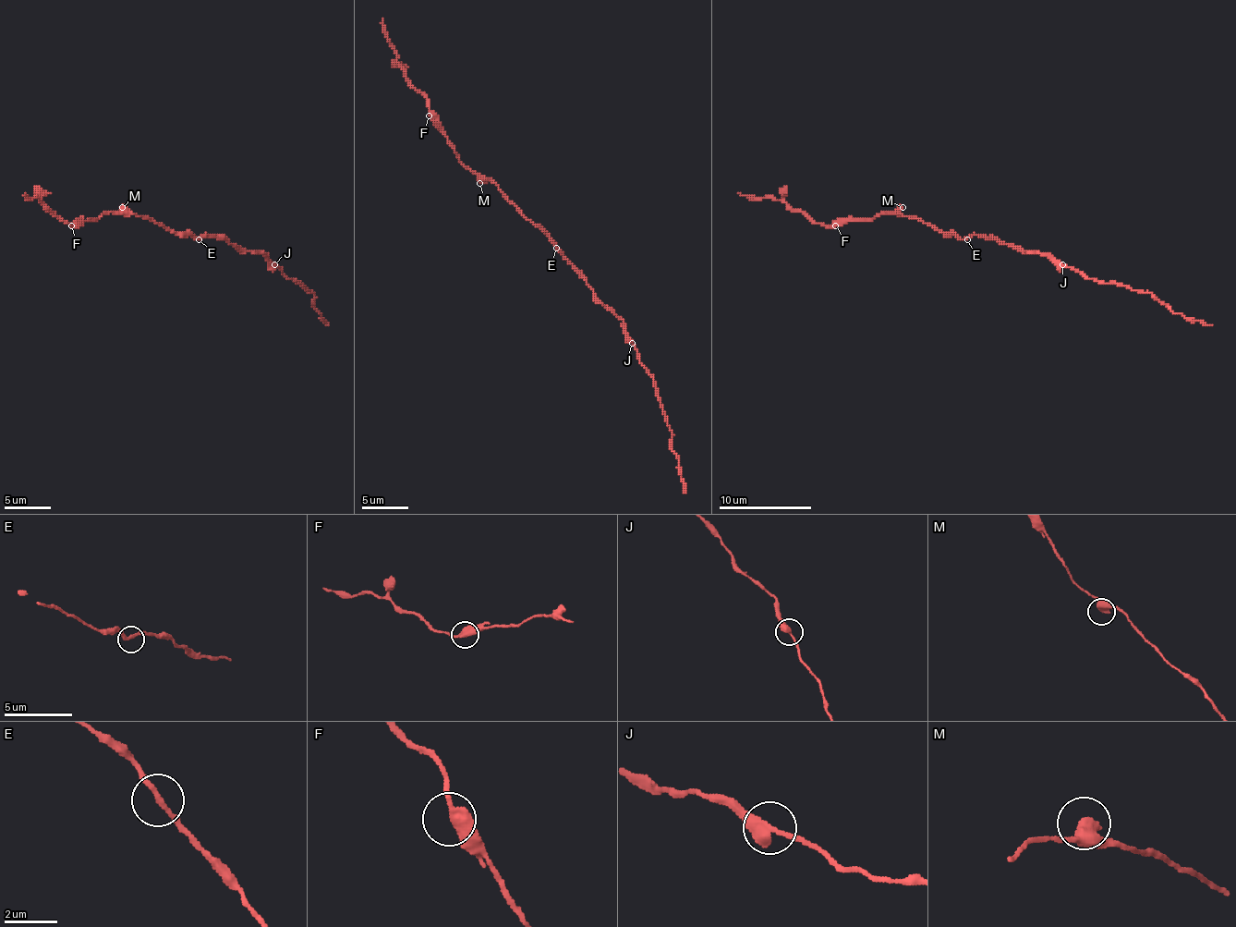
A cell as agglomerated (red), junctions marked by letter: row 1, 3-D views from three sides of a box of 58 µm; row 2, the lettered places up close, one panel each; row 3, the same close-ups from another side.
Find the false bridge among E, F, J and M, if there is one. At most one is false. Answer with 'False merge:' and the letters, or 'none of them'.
False merge: none of them

